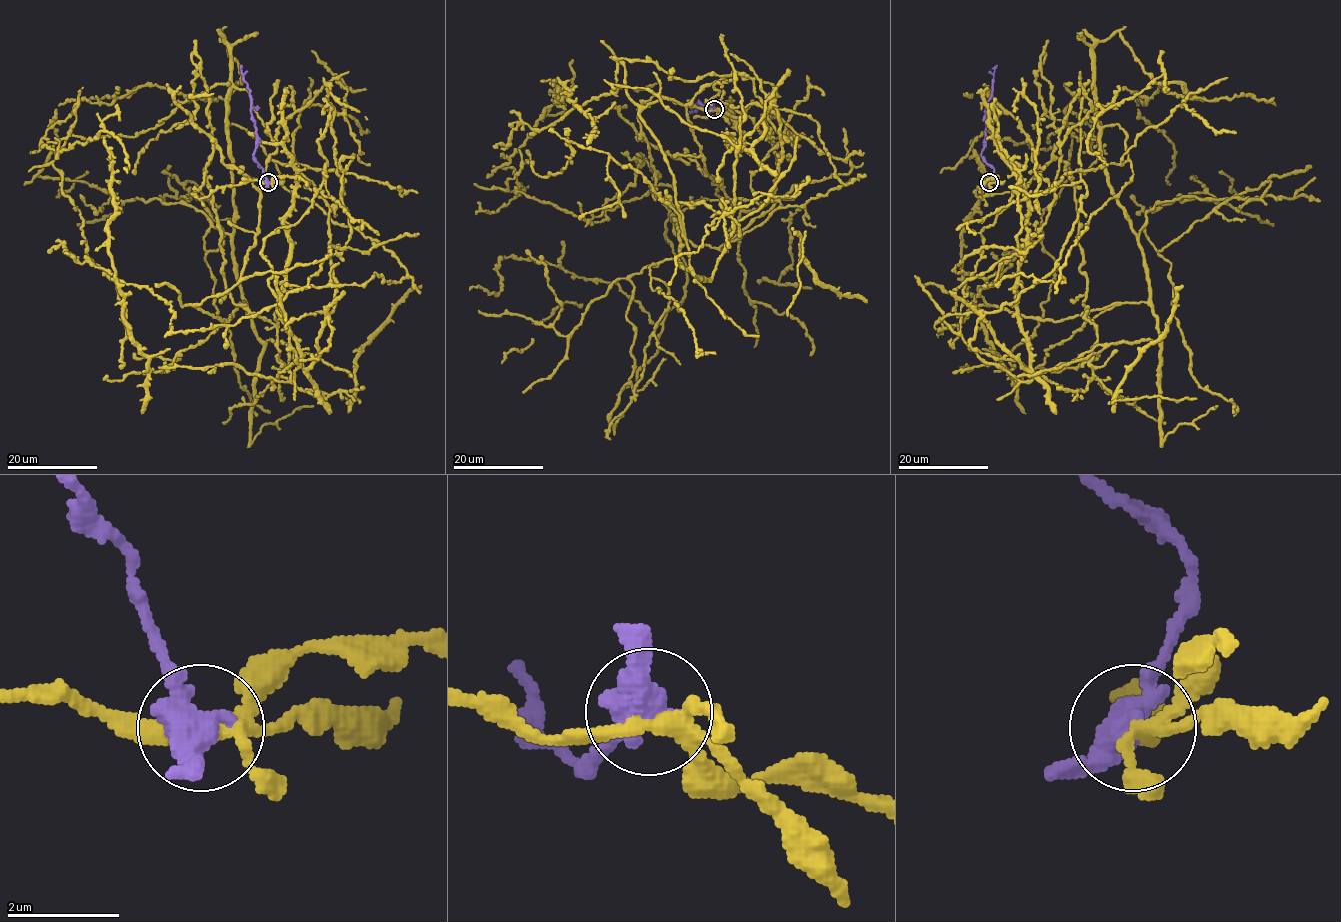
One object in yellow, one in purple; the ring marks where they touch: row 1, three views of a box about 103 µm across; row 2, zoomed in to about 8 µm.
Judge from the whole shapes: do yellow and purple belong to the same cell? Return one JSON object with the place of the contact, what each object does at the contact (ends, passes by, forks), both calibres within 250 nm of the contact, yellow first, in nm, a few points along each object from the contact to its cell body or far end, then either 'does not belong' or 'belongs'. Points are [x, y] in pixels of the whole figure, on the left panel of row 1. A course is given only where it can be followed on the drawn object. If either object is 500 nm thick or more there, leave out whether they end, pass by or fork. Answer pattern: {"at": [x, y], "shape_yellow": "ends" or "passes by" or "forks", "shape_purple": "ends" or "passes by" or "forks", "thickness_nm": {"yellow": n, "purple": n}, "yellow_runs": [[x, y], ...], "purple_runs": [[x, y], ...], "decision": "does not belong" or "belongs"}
{"at": [268, 182], "thickness_nm": {"yellow": 200, "purple": 500}, "yellow_runs": [[268, 182], [192, 194], [286, 347], [245, 89], [346, 209], [307, 284], [173, 332], [48, 252]], "purple_runs": [[268, 182], [253, 155], [256, 129], [241, 65]], "decision": "does not belong"}

